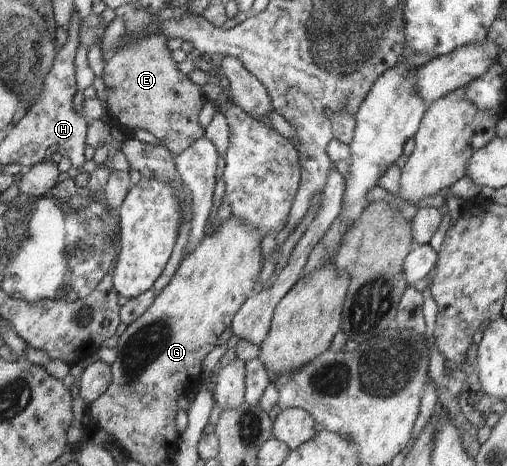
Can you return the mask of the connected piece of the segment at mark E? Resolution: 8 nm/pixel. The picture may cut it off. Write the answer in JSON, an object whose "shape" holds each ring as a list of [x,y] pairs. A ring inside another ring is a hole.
{"shape":[[[159,32],[145,33],[144,37],[120,47],[109,60],[105,61],[100,77],[106,90],[107,119],[114,118],[118,126],[131,128],[132,131],[144,129],[153,134],[173,155],[179,155],[193,142],[205,136],[205,130],[198,123],[198,114],[208,97],[201,93],[200,86],[192,83],[187,75],[178,71],[177,62],[172,59],[170,49],[166,48],[167,41],[168,39]]]}

